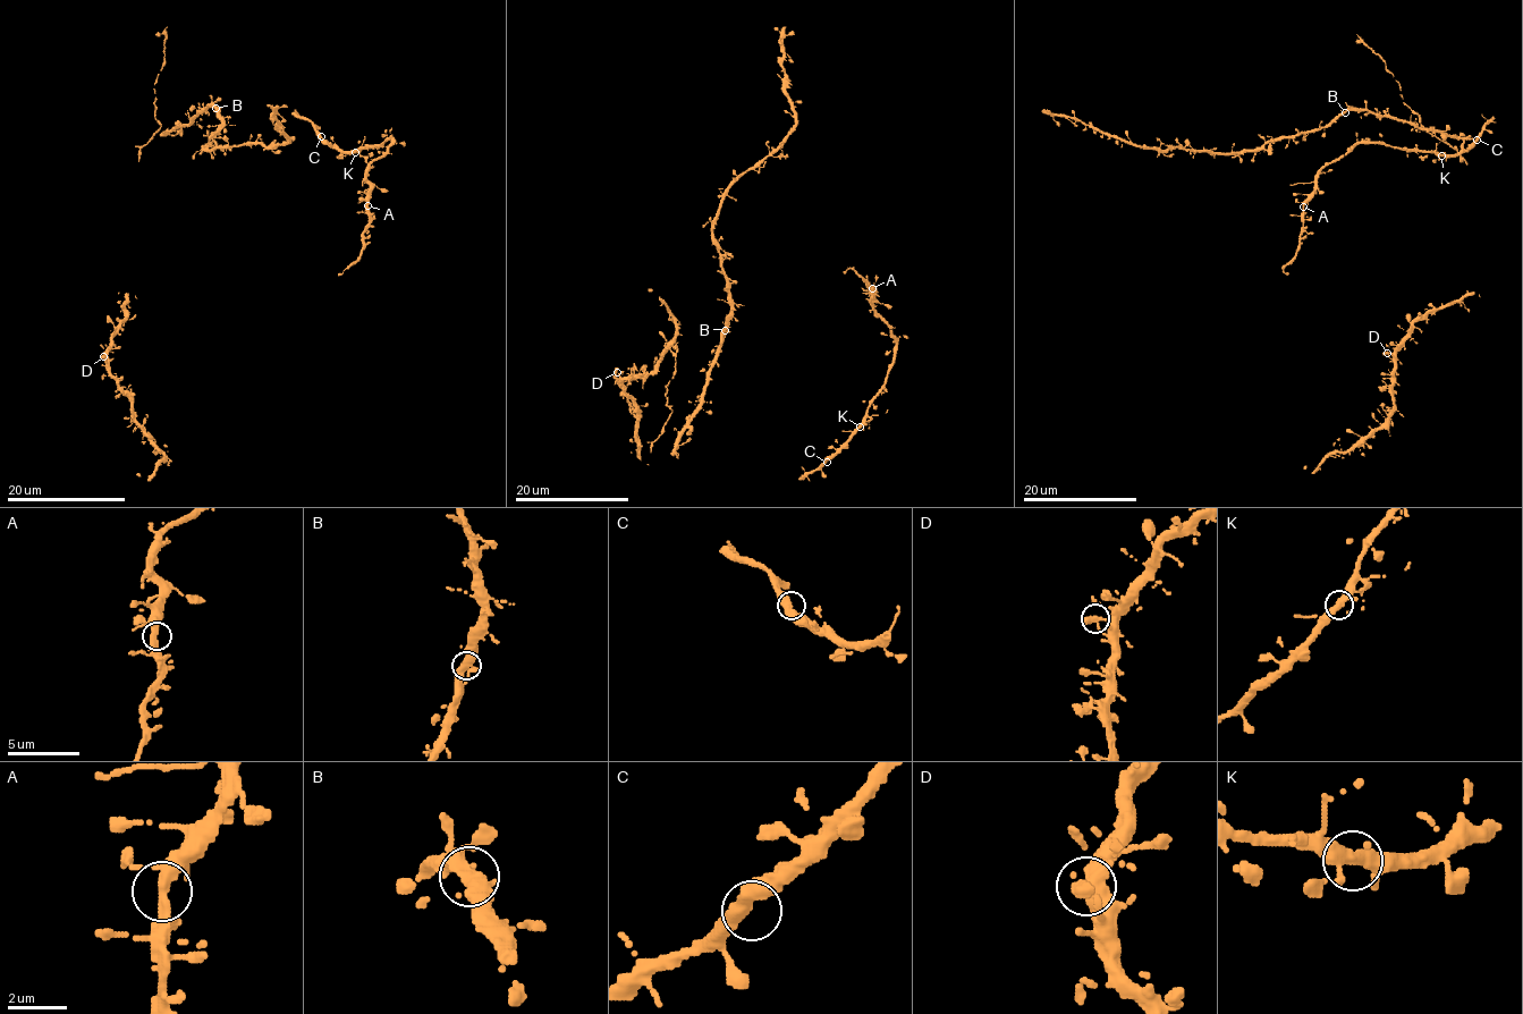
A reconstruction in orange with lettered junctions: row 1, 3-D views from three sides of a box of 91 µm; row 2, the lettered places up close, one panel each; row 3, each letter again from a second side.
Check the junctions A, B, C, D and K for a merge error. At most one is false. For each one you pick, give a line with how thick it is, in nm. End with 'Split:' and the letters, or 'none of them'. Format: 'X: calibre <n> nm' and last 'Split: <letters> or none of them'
Split: none of them

